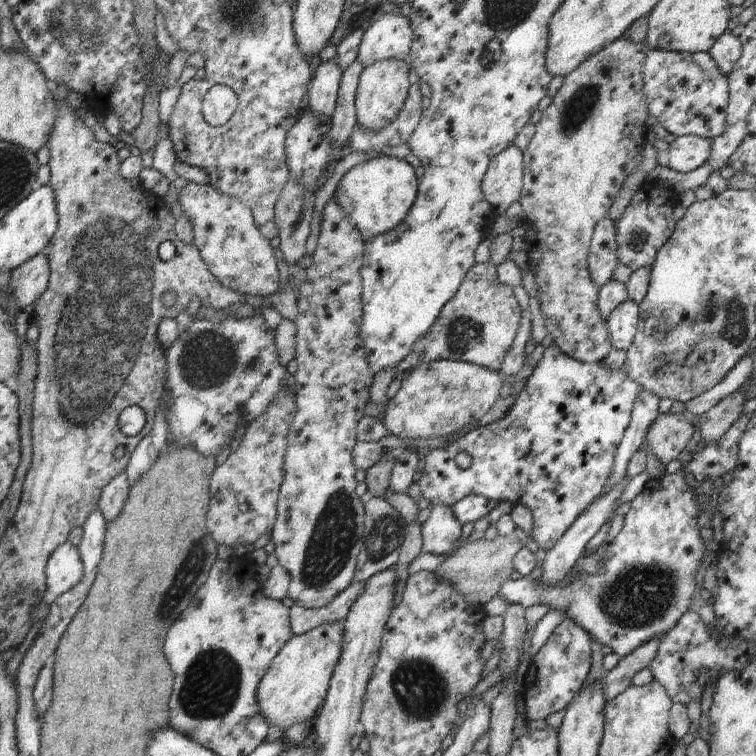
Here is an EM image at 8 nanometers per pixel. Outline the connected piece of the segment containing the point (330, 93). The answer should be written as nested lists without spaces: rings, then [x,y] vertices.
[[[332,59],[318,66],[314,80],[309,84],[308,110],[314,113],[322,124],[326,125],[333,115],[341,76],[340,67]]]

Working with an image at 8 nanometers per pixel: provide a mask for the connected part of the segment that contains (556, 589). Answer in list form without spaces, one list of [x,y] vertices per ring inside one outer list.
[[[742,413],[734,424],[722,435],[720,440],[707,443],[702,451],[694,452],[692,460],[684,466],[684,470],[677,473],[665,473],[659,479],[651,479],[644,489],[630,501],[630,510],[624,515],[623,529],[610,542],[606,552],[599,558],[602,567],[595,574],[582,572],[578,578],[566,575],[561,581],[545,585],[540,579],[532,581],[529,577],[522,577],[513,581],[506,581],[499,594],[502,598],[515,605],[522,605],[525,609],[536,604],[544,604],[552,611],[563,612],[565,619],[573,620],[583,628],[593,640],[598,640],[604,646],[610,646],[620,657],[630,654],[639,646],[659,635],[665,634],[676,624],[680,617],[690,610],[690,603],[696,592],[696,572],[702,566],[702,560],[710,556],[705,547],[706,542],[700,537],[700,527],[697,523],[701,507],[698,505],[701,496],[688,484],[684,476],[686,472],[692,474],[698,483],[712,482],[738,466],[738,449],[740,437],[746,430],[750,413]]]

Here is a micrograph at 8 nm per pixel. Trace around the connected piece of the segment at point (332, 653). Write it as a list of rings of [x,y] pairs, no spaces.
[[[343,622],[321,624],[303,635],[293,635],[284,644],[281,651],[274,657],[268,672],[262,677],[255,690],[258,712],[269,726],[278,726],[286,732],[291,726],[304,721],[312,723],[318,715],[318,710],[325,699],[329,682],[340,658],[341,642],[343,637]]]

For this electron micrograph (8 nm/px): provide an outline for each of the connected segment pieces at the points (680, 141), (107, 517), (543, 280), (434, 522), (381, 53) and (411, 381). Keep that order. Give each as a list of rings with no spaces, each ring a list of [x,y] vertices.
[[[684,135],[670,143],[669,168],[676,172],[696,170],[709,160],[713,140],[710,137]]]
[[[124,472],[115,476],[110,484],[102,489],[97,510],[102,513],[106,524],[112,522],[114,518],[118,518],[118,514],[122,512],[122,506],[124,506],[126,498],[128,498],[130,486],[131,484]]]
[[[620,37],[609,45],[592,53],[586,60],[582,61],[578,68],[575,68],[570,74],[564,77],[561,89],[554,98],[551,98],[551,103],[546,110],[543,111],[541,120],[535,125],[534,136],[524,150],[523,187],[521,197],[518,201],[524,210],[524,216],[521,222],[519,222],[519,225],[525,226],[527,230],[524,250],[528,254],[528,268],[533,272],[538,283],[538,299],[541,302],[541,311],[544,315],[547,332],[550,333],[554,344],[560,351],[567,354],[570,358],[583,363],[592,364],[603,362],[613,349],[613,346],[610,344],[606,320],[599,315],[597,307],[599,290],[592,282],[590,271],[587,267],[587,254],[595,226],[599,220],[608,218],[608,210],[610,210],[610,206],[612,206],[614,199],[618,196],[618,192],[620,192],[620,187],[624,180],[640,166],[641,160],[644,158],[643,146],[647,143],[647,132],[650,128],[650,126],[646,125],[649,110],[648,101],[643,88],[645,83],[643,81],[643,72],[647,48],[648,45],[643,42],[631,41],[626,37]]]
[[[432,505],[432,513],[421,525],[423,547],[422,553],[430,552],[442,556],[447,552],[454,552],[460,546],[462,525],[456,520],[450,507]]]
[[[385,14],[366,26],[357,60],[364,69],[375,62],[390,59],[409,62],[413,40],[413,28],[408,18],[402,14]]]
[[[442,359],[420,363],[401,380],[400,389],[387,401],[385,427],[398,438],[447,437],[478,422],[499,399],[505,381],[501,372],[466,361]]]

